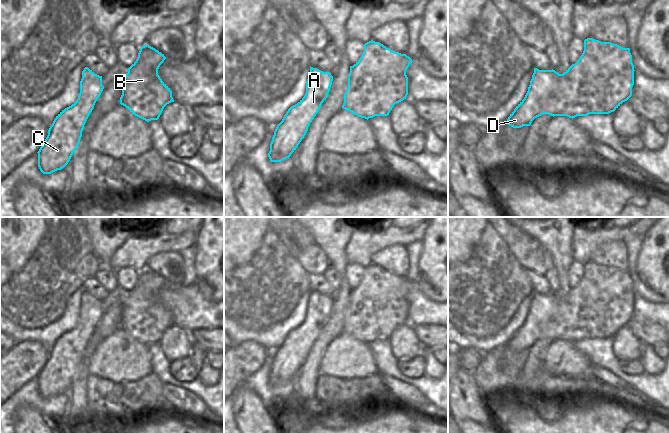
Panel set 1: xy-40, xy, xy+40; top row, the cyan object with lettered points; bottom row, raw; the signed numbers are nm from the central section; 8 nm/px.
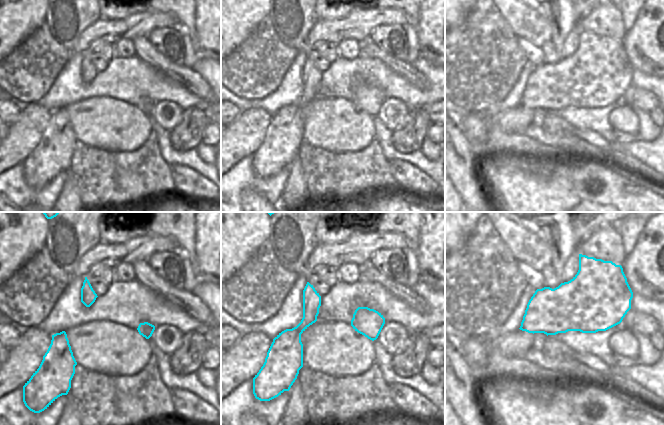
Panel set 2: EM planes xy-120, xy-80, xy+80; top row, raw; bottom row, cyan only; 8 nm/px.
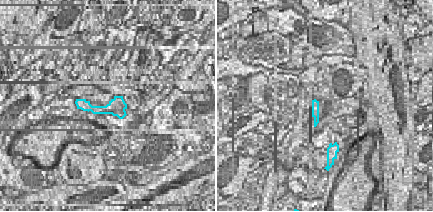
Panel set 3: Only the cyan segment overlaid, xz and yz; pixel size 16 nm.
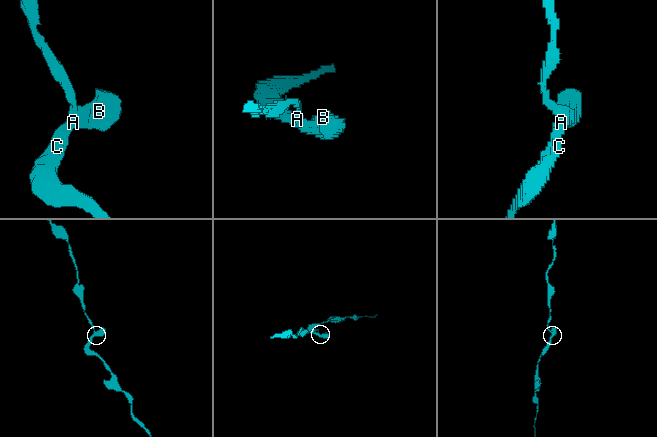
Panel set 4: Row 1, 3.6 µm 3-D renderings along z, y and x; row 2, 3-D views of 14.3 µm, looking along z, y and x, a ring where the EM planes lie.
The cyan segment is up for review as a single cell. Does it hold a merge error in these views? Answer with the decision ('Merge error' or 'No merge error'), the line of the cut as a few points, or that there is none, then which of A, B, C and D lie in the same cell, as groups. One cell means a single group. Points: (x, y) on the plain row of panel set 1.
No merge error. No split. Groups: A B C D.

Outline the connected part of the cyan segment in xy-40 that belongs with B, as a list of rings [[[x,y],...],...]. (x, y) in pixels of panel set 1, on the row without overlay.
[[[145,268],[124,301],[120,328],[147,346],[158,344],[164,331],[174,326],[172,315],[158,299],[165,283],[164,278]]]

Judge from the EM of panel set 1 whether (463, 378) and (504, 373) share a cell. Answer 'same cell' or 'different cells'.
different cells

